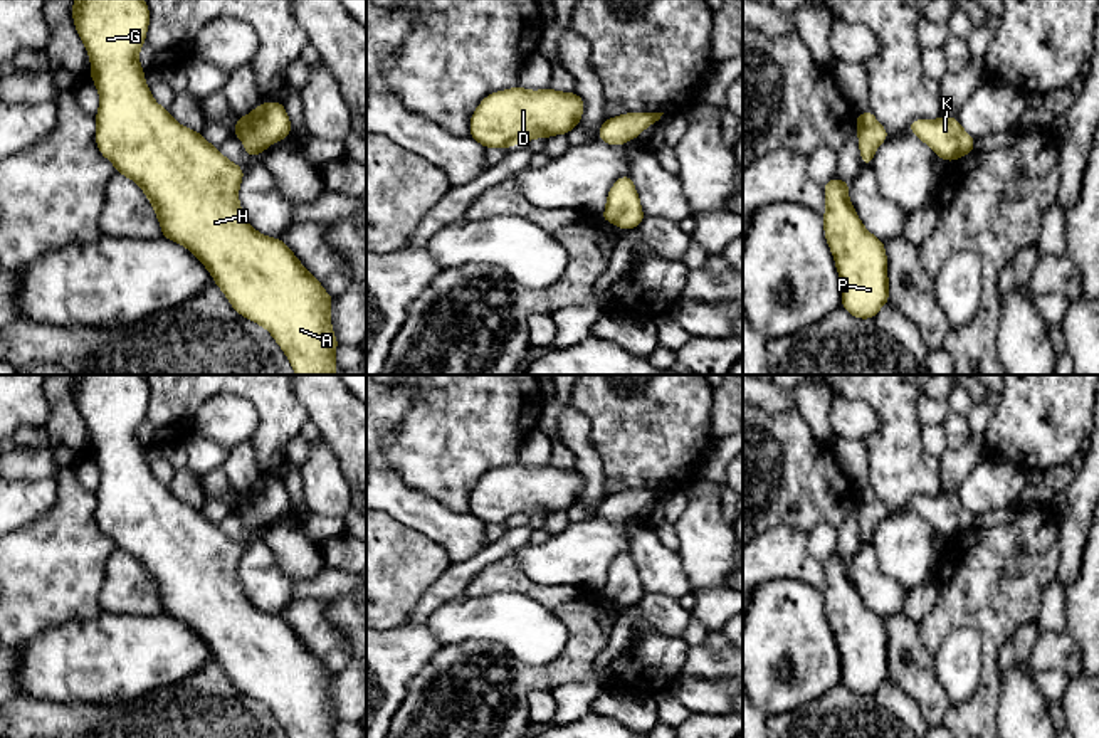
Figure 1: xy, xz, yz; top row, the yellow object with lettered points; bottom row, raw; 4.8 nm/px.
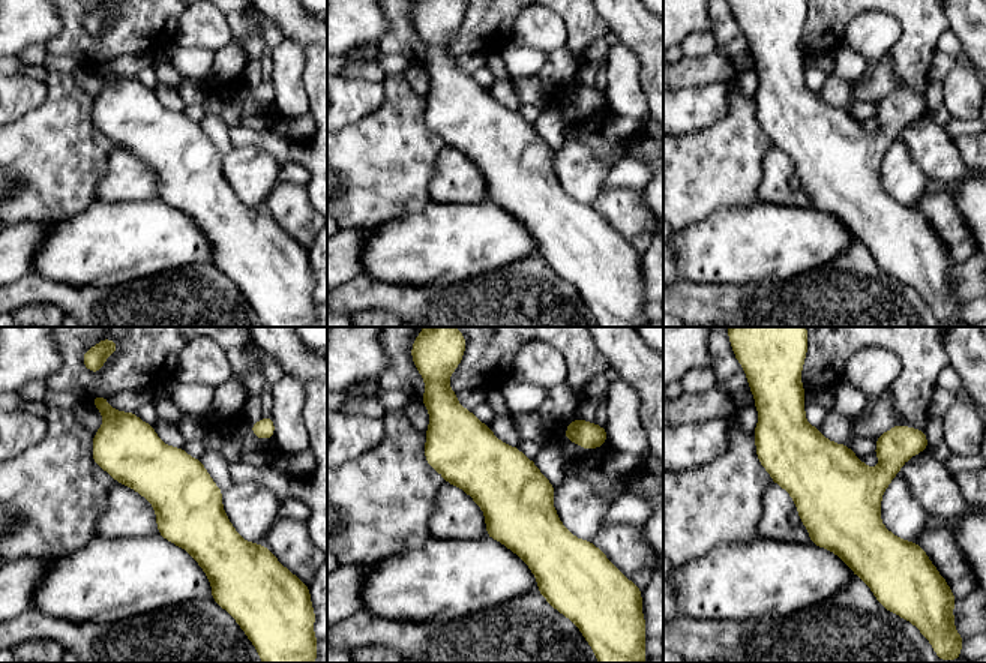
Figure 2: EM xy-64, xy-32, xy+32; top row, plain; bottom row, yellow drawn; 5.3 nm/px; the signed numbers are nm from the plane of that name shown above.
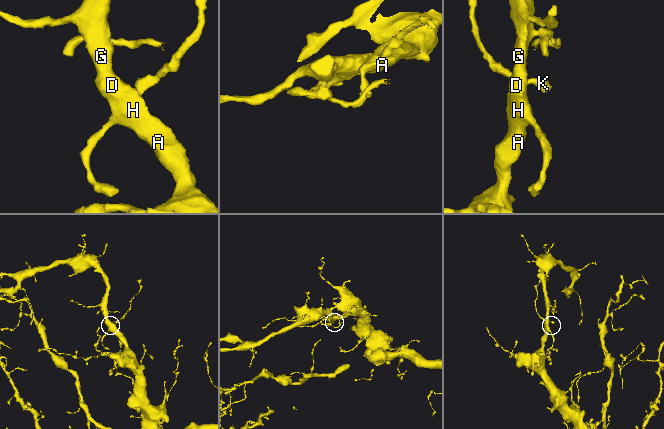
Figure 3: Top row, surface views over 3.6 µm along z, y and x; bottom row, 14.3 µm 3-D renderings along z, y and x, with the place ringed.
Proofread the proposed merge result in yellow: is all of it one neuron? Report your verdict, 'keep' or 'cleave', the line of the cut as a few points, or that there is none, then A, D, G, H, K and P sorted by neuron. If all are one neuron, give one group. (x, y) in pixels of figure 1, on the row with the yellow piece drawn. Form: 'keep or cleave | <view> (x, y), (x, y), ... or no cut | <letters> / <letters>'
keep | no cut | A D G H K P

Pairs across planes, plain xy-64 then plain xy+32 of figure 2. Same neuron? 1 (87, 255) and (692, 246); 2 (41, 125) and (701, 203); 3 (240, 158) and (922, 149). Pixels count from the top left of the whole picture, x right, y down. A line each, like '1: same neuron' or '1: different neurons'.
1: same neuron
2: same neuron
3: different neurons

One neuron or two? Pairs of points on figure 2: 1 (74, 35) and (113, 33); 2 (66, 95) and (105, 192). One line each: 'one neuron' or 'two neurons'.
1: one neuron
2: two neurons

